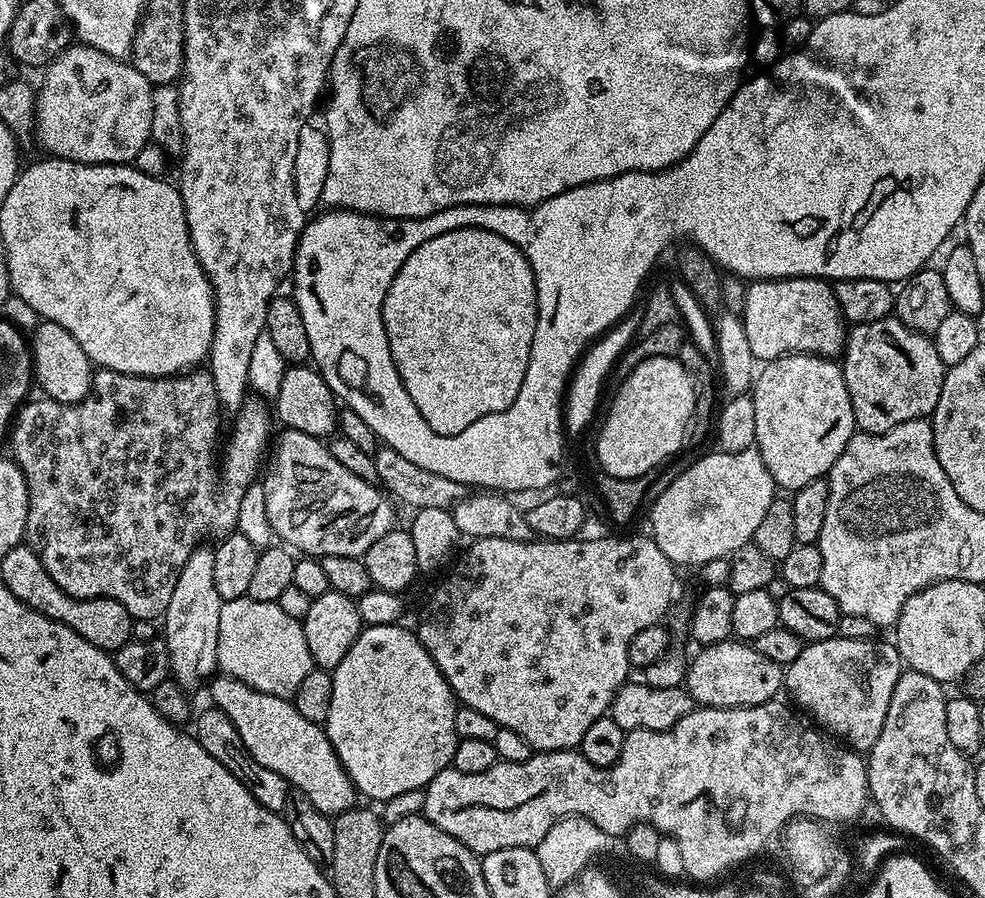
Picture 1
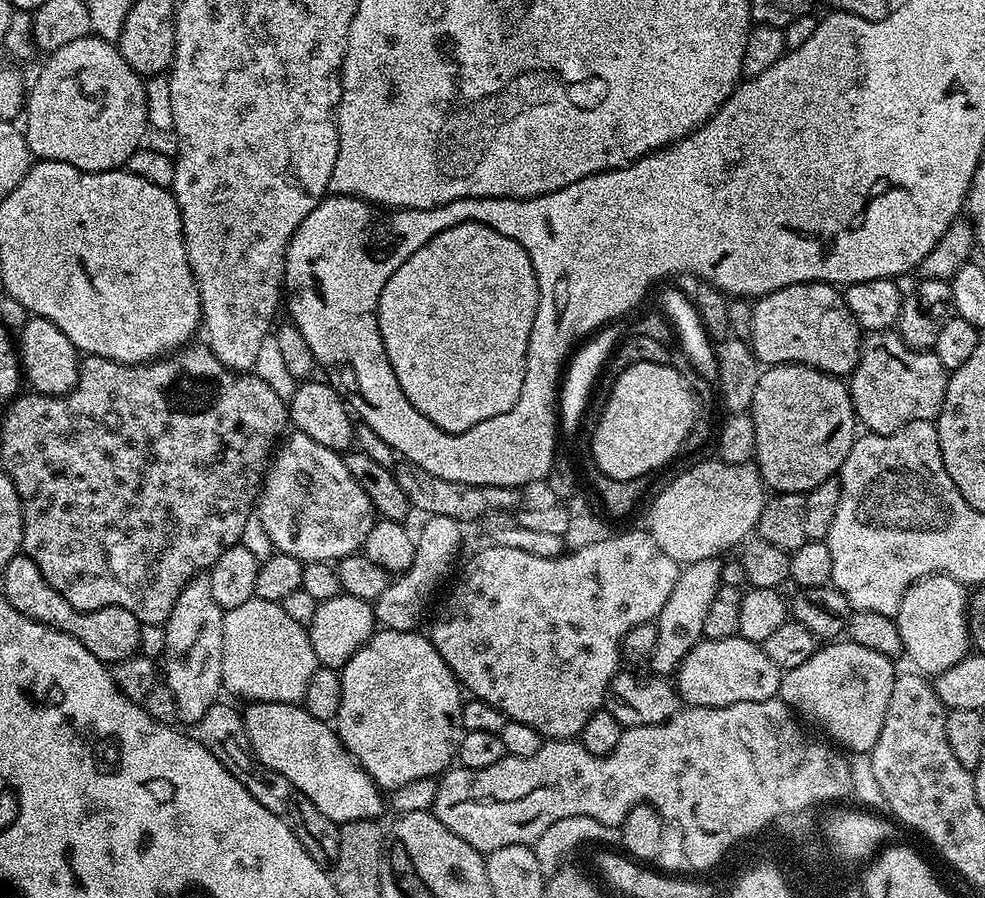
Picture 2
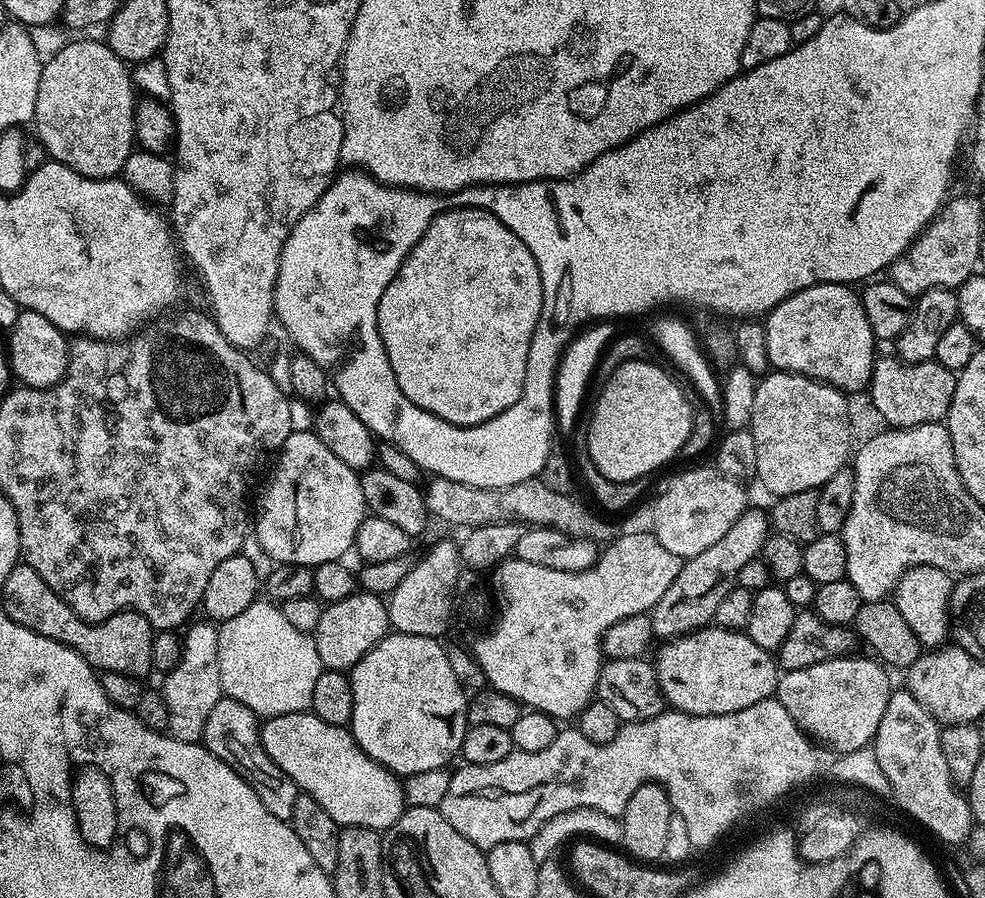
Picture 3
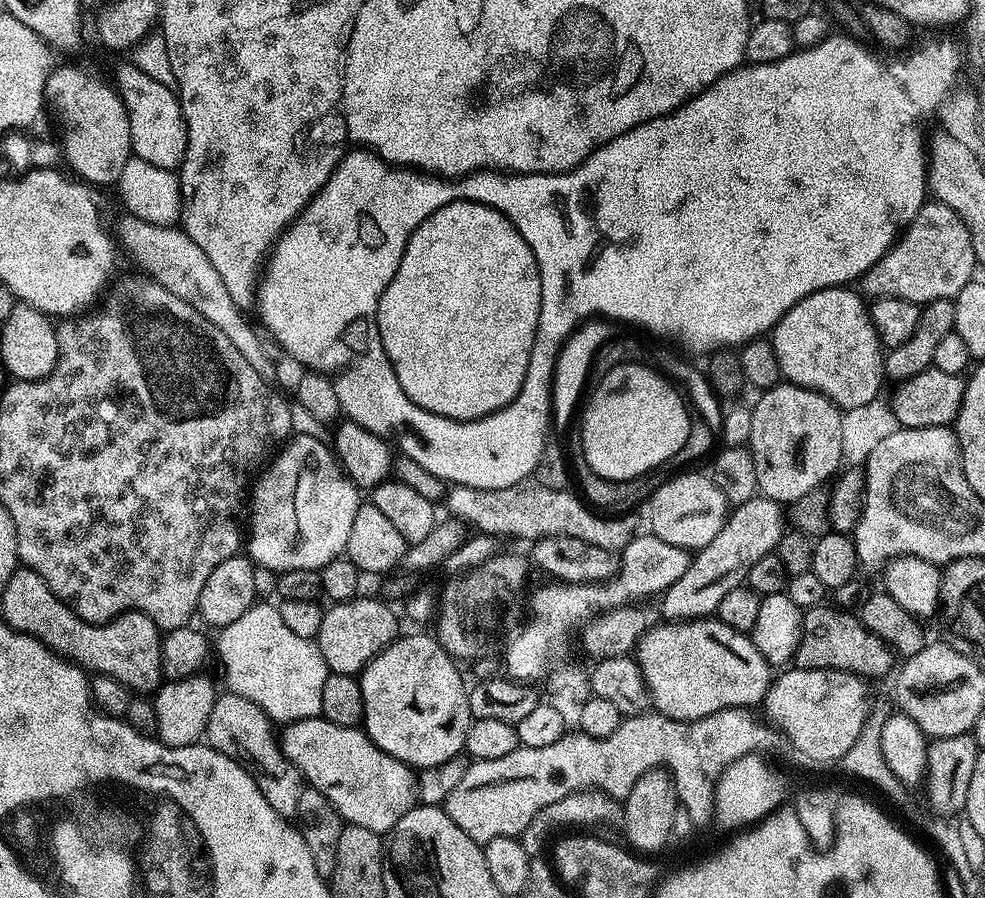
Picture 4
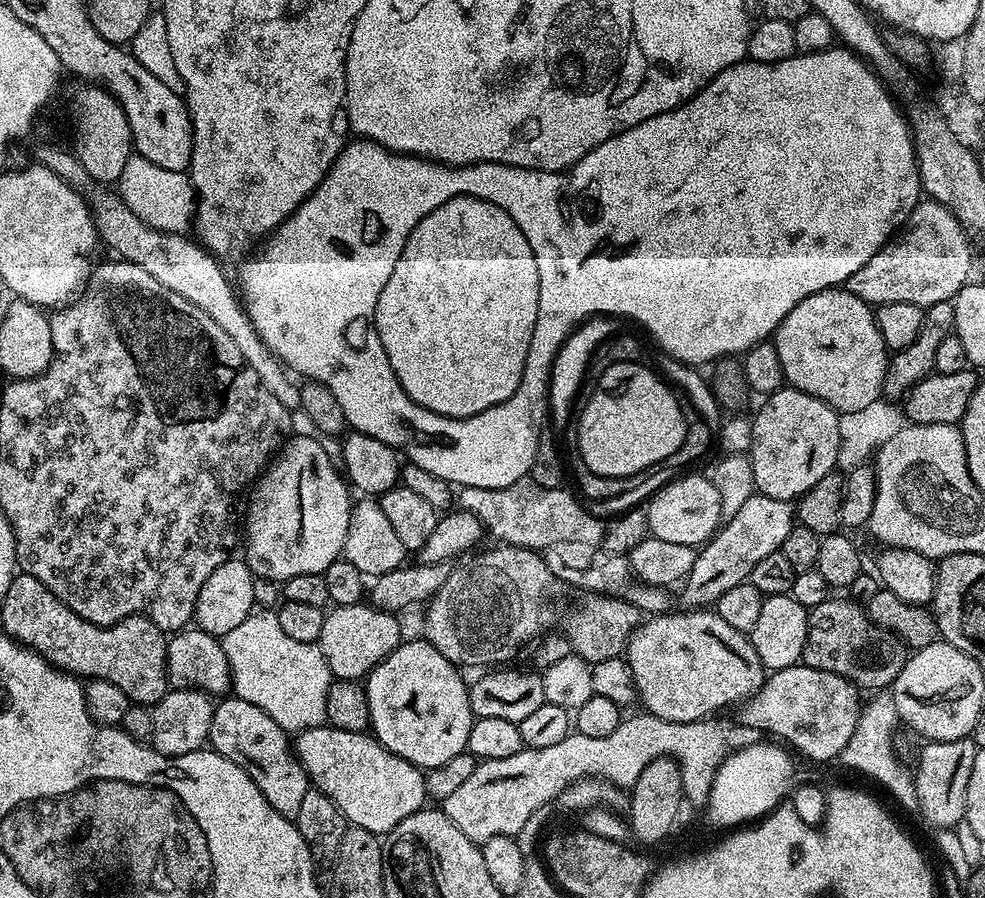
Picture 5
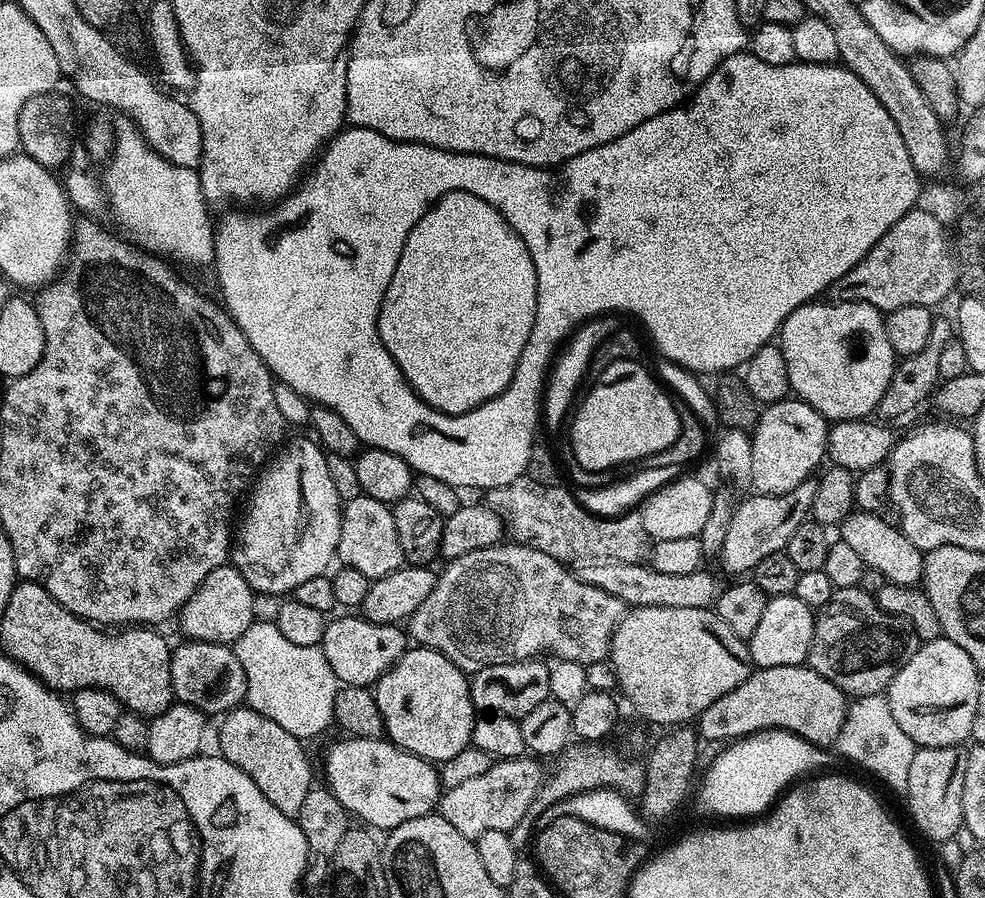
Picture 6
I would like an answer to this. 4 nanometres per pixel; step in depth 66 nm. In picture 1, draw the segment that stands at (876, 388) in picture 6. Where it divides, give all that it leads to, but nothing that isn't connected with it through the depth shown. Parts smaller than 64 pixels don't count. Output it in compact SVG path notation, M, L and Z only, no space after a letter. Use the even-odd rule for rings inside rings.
M799 276L749 283L742 319L750 350L760 362L792 353L836 358L844 351L846 321L838 306L836 289L826 280Z

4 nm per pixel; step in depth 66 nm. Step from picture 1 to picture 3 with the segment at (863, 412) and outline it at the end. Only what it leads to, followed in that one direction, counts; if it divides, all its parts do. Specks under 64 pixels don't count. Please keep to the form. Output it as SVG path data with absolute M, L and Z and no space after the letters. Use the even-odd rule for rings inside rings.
M895 355L877 357L869 380L868 400L889 427L913 428L941 423L949 412L956 389L955 373L936 361L905 364Z

